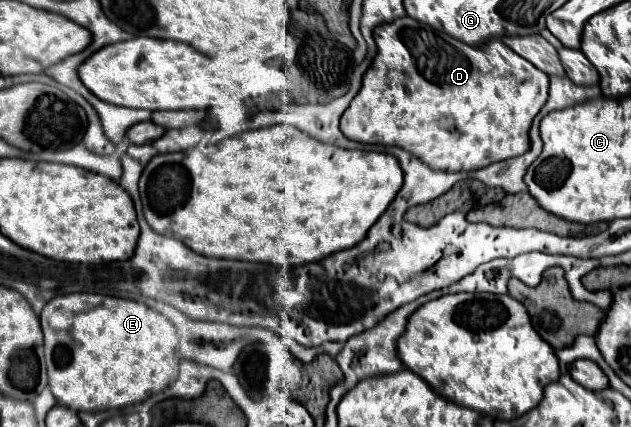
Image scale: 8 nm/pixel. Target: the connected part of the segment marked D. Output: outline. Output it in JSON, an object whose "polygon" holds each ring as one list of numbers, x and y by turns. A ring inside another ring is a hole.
{"polygon":[[401,17,399,21,391,21,387,25,375,27,375,43,377,43,379,51,377,51,371,67,363,75,363,87,359,89,359,93,355,95,355,99,351,101,351,105,345,109,345,113,341,117,341,131,343,131,345,137,349,137,349,139,359,143,401,147,401,149,413,153,415,157,419,157,431,169,439,169,439,171,483,169,483,167,487,167,491,163,497,163,497,161,503,161,503,159,511,159,515,155,523,155,529,149,527,133,529,133,533,117,539,113,539,109,547,101,549,77,541,69,535,69,529,61,523,61,523,57,519,57,517,53,511,53,511,49,507,49,499,39,491,39,491,41,487,41,481,47,471,47,471,45,465,45,465,43,449,37,447,33,435,31,433,27,429,27,429,25,425,25,425,23,417,21,417,19]]}

